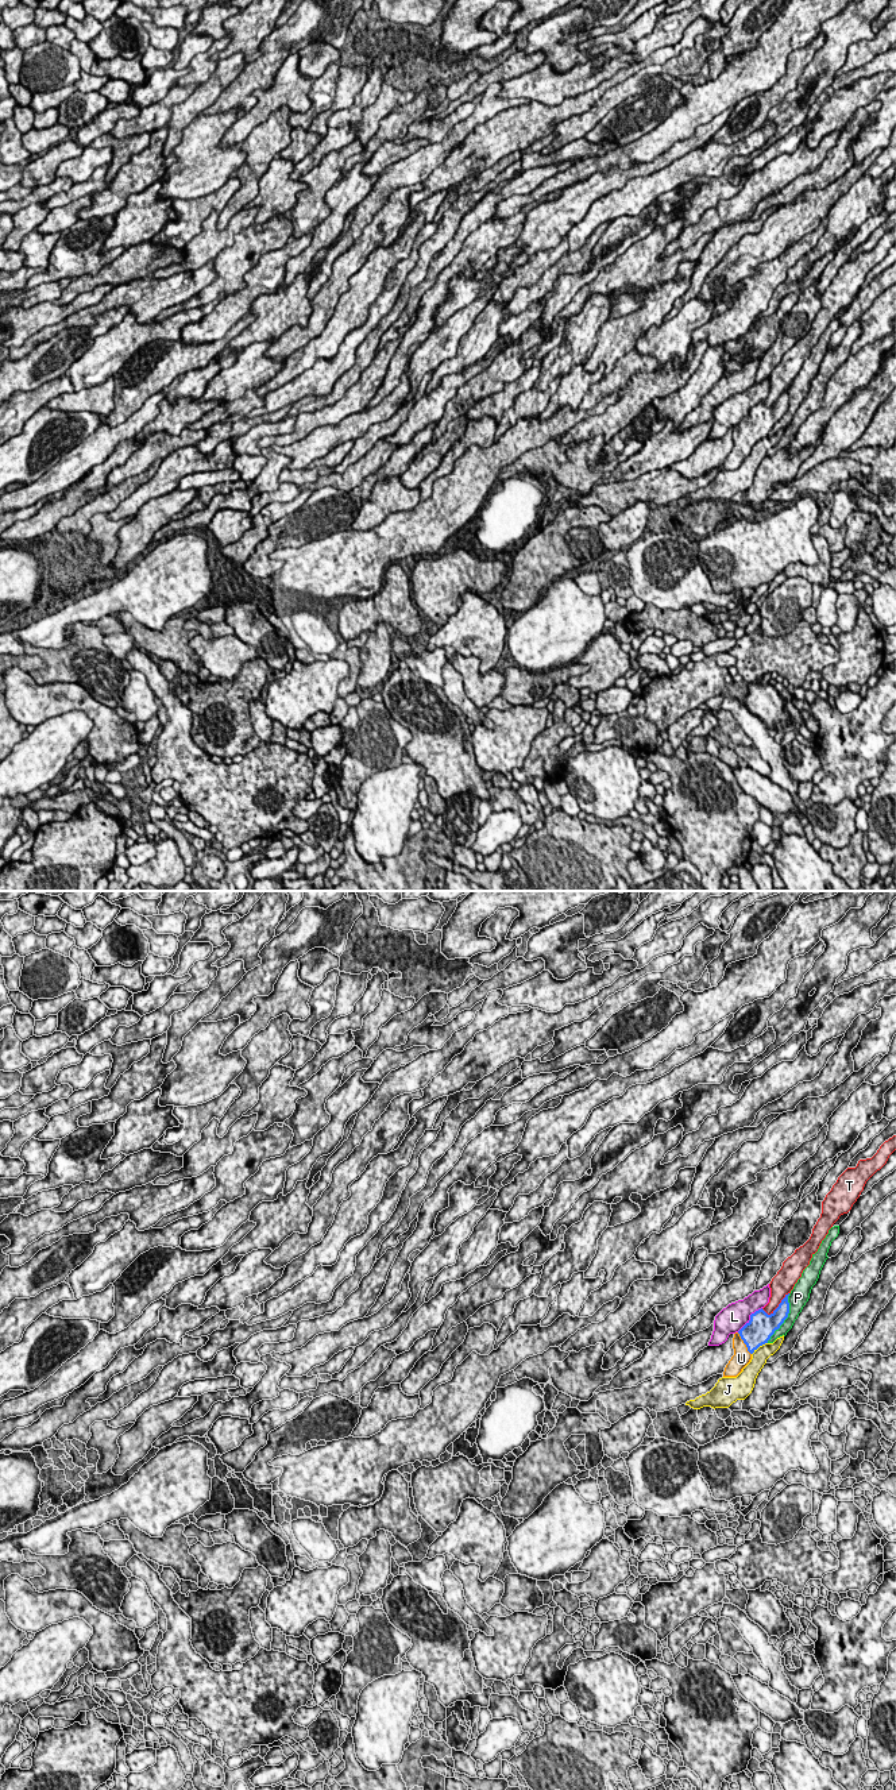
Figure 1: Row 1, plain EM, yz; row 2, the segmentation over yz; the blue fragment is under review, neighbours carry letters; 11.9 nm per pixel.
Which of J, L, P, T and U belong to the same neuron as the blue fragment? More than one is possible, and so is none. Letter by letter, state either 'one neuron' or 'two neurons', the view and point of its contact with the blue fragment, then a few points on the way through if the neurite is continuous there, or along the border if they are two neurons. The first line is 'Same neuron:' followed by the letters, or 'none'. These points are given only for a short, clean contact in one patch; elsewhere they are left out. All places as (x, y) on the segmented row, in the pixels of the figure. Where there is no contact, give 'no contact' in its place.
Same neuron: U
J: two neurons; meets blue in yz at (759, 1346)
L: two neurons; meets blue in yz at (750, 1318)
P: two neurons; meets blue in yz at (787, 1316)
T: two neurons; meets blue in yz at (777, 1307)
U: one neuron; meets blue in yz at (744, 1342); runs through yz (760, 1329), (744, 1342), (741, 1358)

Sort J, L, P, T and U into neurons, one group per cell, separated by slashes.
J / L / P / T / U

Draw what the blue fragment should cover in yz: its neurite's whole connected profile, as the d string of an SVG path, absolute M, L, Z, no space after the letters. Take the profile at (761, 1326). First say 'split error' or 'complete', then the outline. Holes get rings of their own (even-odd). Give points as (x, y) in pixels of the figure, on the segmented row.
split error | M788 1295L779 1307L768 1315L762 1308L750 1315L750 1320L734 1334L734 1355L725 1367L723 1377L737 1377L750 1362L752 1354L768 1343L776 1330L784 1323L789 1313Z

